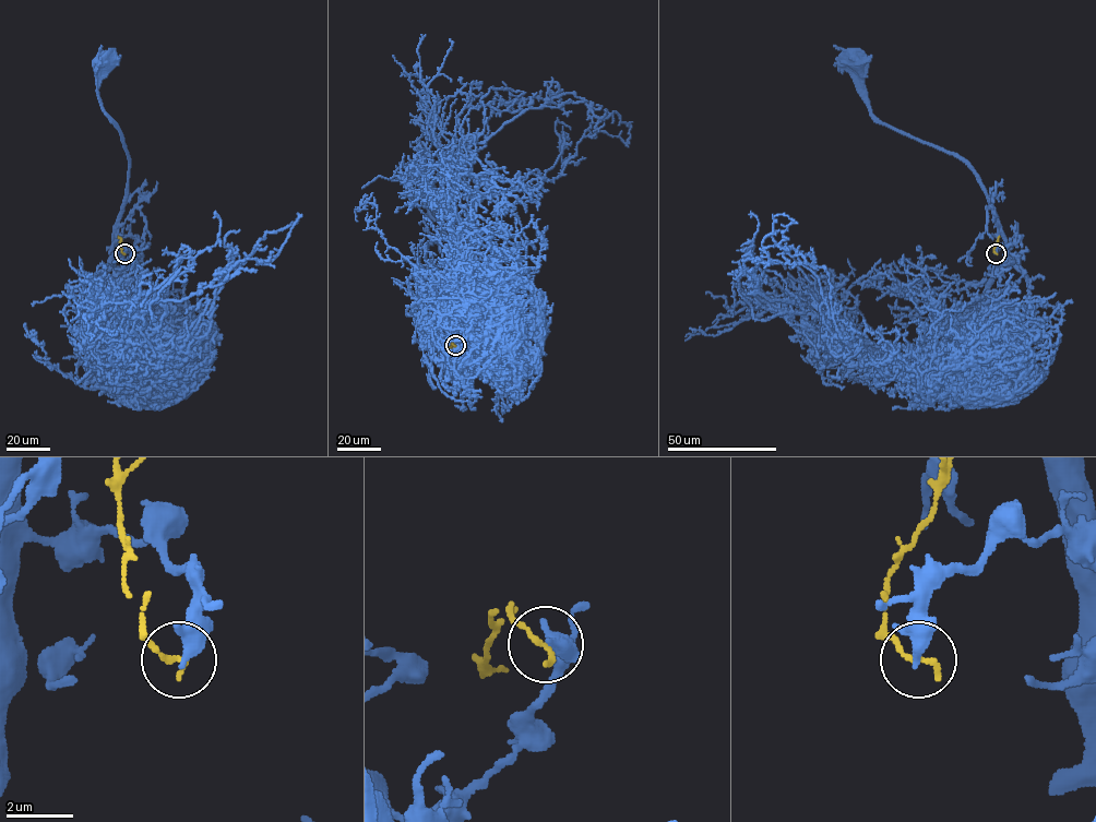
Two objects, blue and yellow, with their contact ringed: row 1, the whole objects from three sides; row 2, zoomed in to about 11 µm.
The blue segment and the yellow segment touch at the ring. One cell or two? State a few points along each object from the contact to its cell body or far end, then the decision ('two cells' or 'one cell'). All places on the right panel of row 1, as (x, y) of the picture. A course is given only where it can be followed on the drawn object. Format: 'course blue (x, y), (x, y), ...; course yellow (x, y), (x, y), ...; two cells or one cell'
course blue (996, 253), (1007, 246), (1004, 235), (979, 177), (952, 154), (881, 122), (868, 106), (862, 70), (854, 59); course yellow (996, 253), (993, 248), (999, 236); two cells

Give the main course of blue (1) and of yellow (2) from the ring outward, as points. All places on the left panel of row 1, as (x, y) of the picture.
1: (123, 253), (123, 248), (114, 243), (114, 235), (123, 207), (128, 155), (98, 96), (98, 70), (106, 59)
2: (123, 253), (118, 236)

